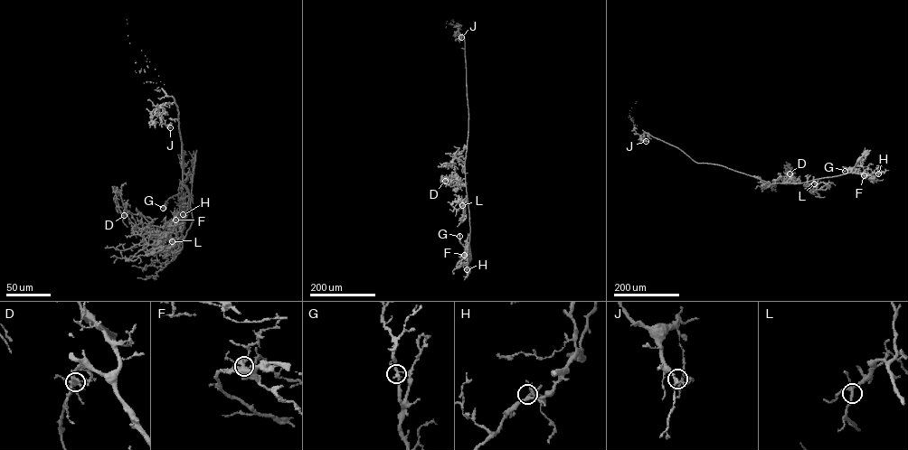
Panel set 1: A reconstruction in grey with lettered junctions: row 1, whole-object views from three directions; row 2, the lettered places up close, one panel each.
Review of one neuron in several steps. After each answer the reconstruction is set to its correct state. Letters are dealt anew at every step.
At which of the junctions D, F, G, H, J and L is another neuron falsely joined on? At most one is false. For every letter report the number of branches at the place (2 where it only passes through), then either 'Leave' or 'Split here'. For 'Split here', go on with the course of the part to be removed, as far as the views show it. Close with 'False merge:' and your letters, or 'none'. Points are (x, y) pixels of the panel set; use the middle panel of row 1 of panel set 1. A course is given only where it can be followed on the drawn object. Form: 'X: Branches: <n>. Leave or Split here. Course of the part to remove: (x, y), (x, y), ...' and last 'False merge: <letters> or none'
D: Branches: 4. Leave
F: Branches: 4. Leave
G: Branches: 4. Leave
H: Branches: 4. Leave
J: Branches: 4. Leave
L: Branches: 4. Leave
False merge: none

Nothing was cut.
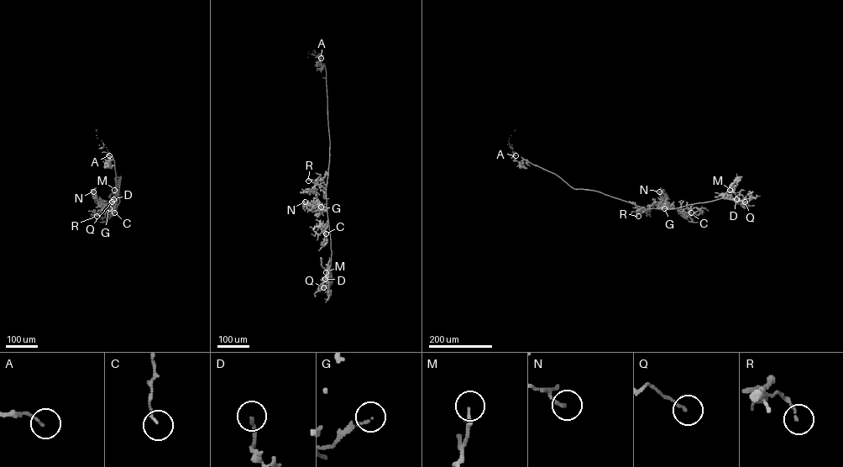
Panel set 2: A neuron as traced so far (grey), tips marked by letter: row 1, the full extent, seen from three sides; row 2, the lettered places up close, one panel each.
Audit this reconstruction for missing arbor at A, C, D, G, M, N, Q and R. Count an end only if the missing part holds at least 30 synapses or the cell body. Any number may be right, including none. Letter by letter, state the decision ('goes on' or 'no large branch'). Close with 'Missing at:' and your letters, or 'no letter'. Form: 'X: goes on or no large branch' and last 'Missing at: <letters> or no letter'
A: no large branch
C: no large branch
D: no large branch
G: no large branch
M: no large branch
N: no large branch
Q: no large branch
R: no large branch
Missing at: no letter

